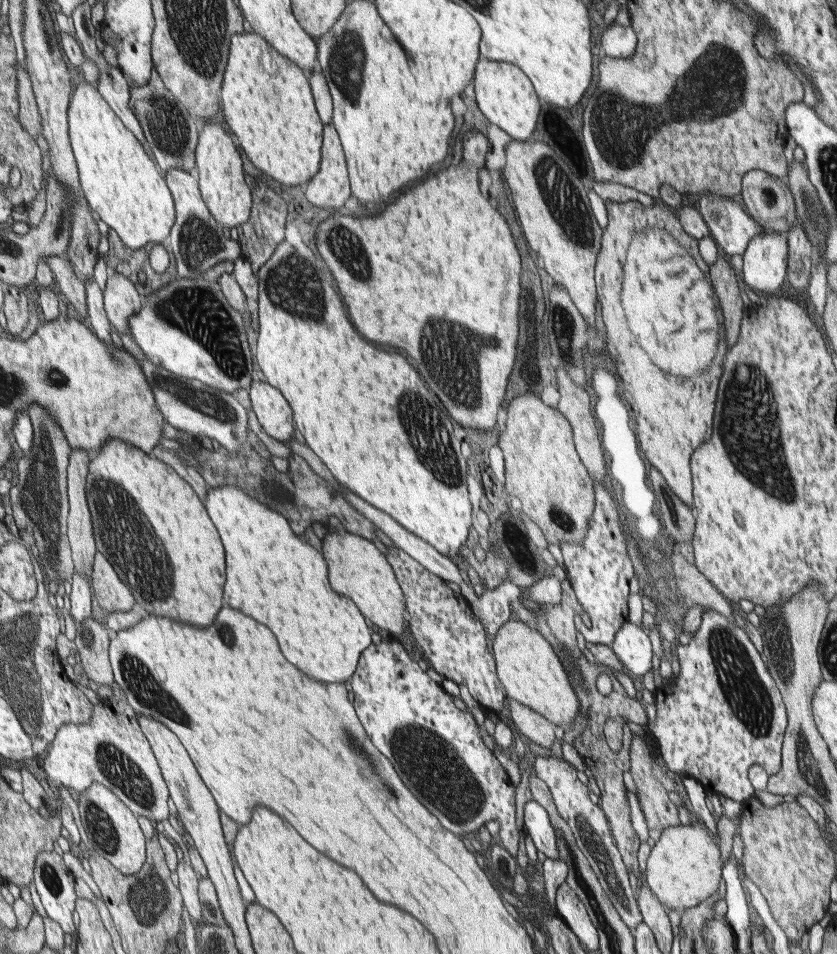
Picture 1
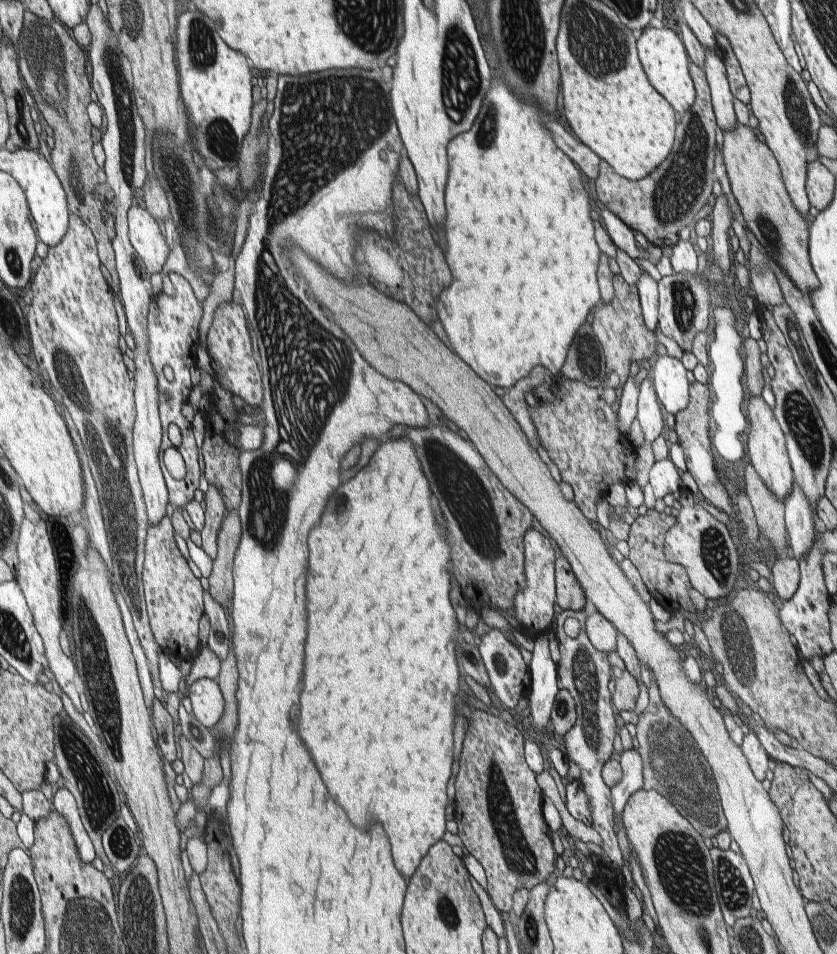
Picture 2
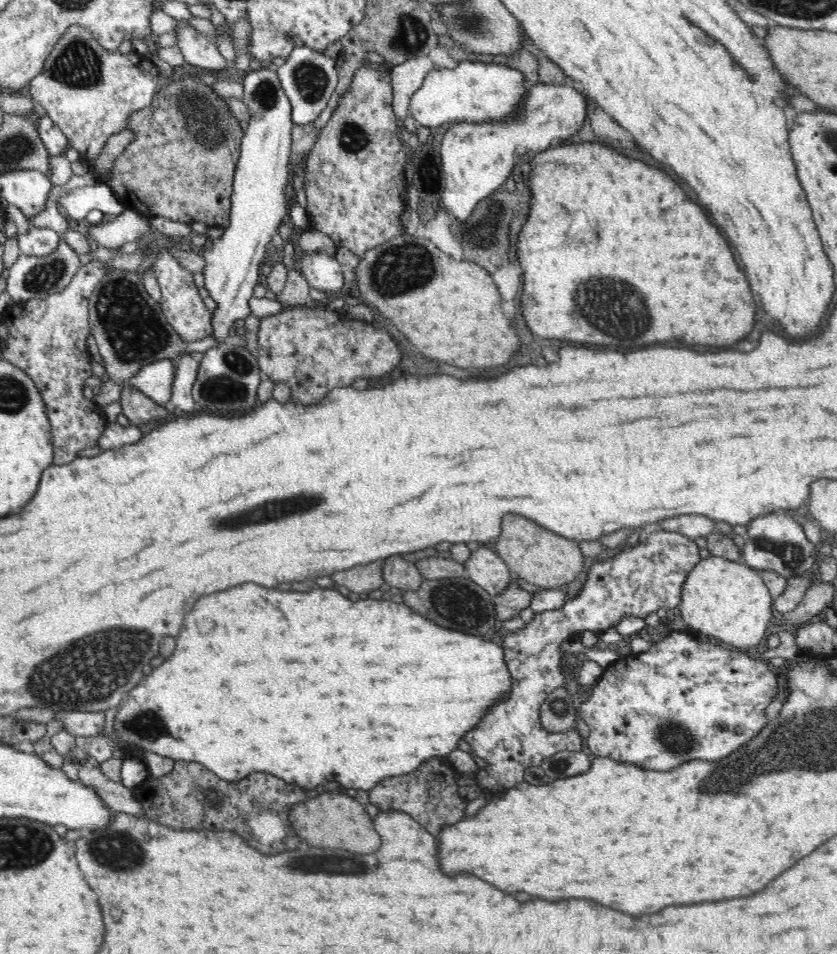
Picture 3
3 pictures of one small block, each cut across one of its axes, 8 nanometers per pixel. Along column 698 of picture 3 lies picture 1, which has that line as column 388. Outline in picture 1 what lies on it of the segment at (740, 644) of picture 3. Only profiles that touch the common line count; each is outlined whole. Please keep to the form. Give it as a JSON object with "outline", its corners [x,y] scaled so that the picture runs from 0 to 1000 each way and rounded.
{"outline":[[[403,556],[398,560],[391,558],[391,562],[384,568],[386,568],[384,577],[393,591],[395,616],[407,625],[419,627],[424,635],[434,642],[434,646],[443,654],[453,656],[455,662],[462,662],[465,669],[479,665],[486,650],[486,631],[465,587],[460,587],[460,583],[446,572],[446,568],[438,568],[412,556],[410,558]]]}

